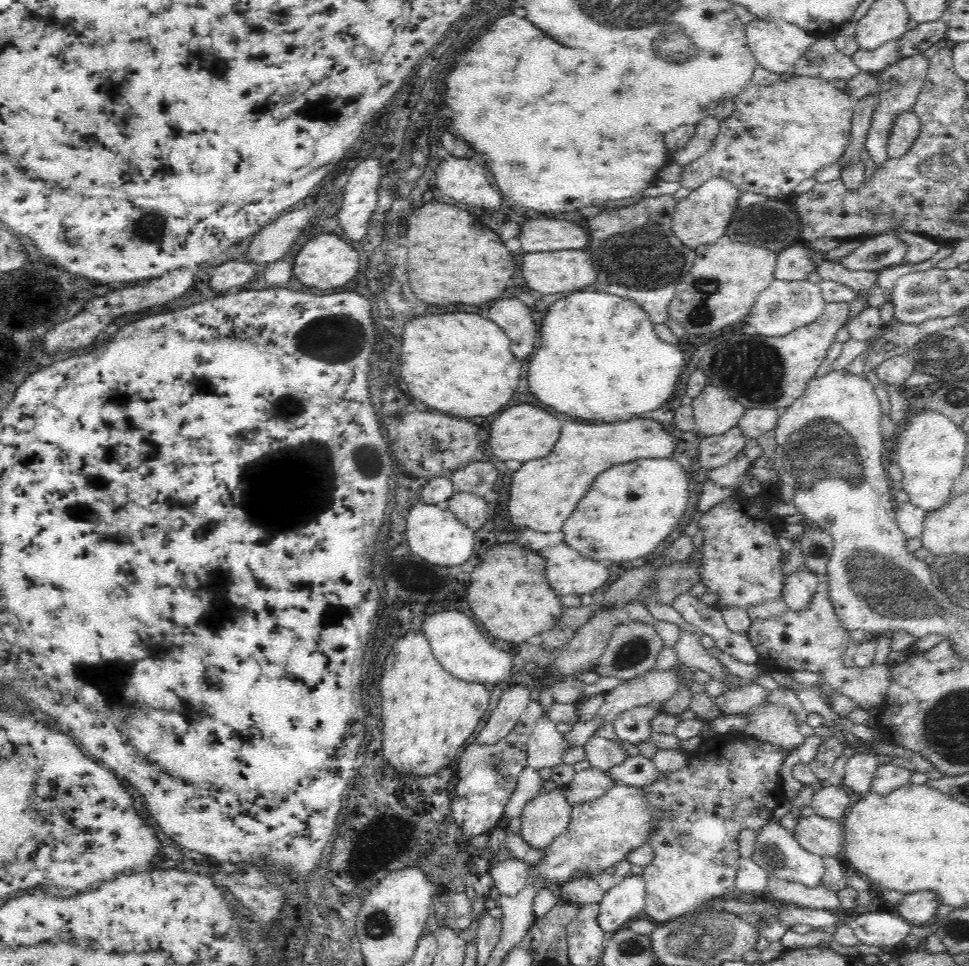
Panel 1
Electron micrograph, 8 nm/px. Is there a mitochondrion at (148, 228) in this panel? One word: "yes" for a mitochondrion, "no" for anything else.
yes

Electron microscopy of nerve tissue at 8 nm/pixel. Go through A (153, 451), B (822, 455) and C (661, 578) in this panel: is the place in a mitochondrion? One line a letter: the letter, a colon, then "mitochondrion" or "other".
A: other
B: mitochondrion
C: other

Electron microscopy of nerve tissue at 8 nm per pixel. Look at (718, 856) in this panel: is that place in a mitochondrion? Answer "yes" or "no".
no

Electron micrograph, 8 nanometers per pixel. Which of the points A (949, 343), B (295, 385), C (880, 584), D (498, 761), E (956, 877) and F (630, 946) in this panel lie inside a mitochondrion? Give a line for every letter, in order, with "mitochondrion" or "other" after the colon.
A: mitochondrion
B: other
C: mitochondrion
D: mitochondrion
E: other
F: mitochondrion

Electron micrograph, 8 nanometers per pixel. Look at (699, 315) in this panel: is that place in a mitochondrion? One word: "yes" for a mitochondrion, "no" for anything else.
yes

